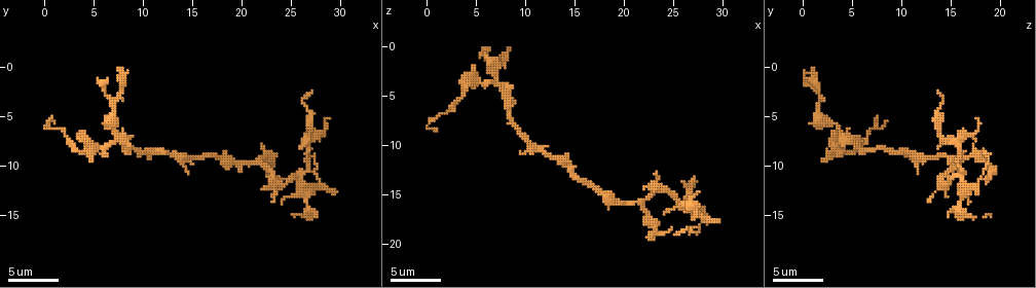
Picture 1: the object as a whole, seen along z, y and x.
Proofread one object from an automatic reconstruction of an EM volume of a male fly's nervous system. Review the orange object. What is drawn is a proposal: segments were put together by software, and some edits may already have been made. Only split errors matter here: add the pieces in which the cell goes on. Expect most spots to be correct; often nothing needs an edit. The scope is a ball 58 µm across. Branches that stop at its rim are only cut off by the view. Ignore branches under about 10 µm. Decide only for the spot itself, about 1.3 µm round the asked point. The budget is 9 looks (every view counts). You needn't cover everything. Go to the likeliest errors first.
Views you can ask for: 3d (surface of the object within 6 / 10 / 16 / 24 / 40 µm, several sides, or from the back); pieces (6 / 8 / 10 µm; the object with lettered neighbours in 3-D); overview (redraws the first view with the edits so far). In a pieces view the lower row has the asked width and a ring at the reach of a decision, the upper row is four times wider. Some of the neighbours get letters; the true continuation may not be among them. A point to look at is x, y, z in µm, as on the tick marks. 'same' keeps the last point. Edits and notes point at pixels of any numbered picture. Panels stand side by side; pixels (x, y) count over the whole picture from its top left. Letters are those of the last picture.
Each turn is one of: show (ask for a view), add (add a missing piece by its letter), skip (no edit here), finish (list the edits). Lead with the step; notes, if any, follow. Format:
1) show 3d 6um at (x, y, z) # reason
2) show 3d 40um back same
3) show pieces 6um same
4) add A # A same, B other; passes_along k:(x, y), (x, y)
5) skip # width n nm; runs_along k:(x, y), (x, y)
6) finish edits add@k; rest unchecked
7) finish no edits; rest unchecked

show pieces 8um at (5.4, 1.2, 1.2)

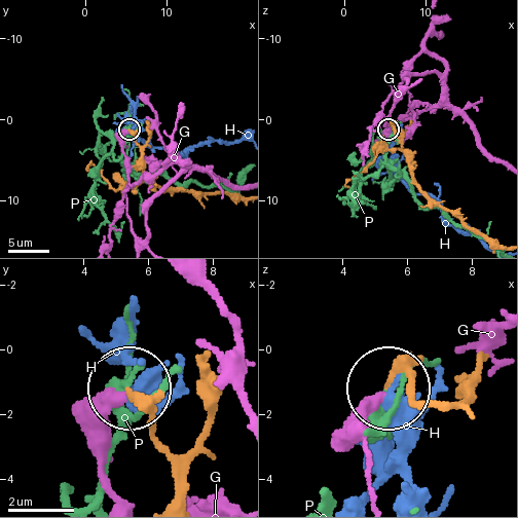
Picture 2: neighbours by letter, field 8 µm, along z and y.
skip # G other, H other, P other; runs_along 2:(178, 494), (175, 461), (131, 390); none of them fits

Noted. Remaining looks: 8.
show pieces 10um at (0.8, 5.8, 8.4) # long arm stops here

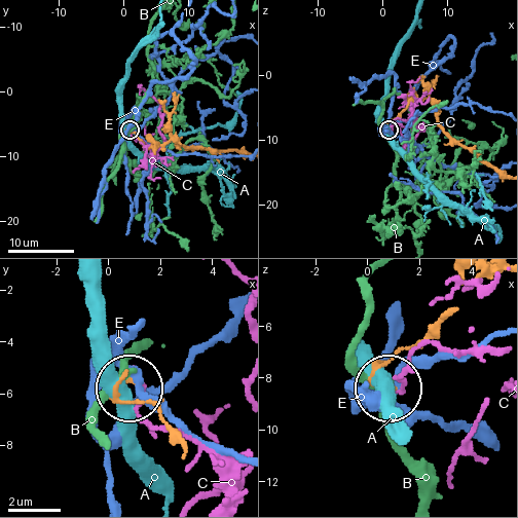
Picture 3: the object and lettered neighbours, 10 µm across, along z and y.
skip # width 100 nm; A other, B other, C other, E other; no lettered piece goes on from it

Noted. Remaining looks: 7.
show pieces 8um at (28.6, 5.2, 17.6) # thin end

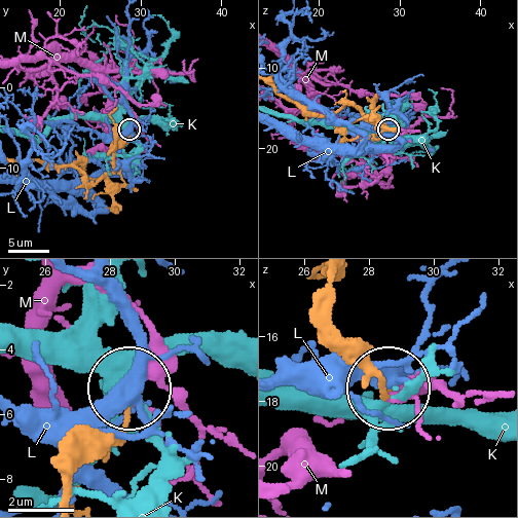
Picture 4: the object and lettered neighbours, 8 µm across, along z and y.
skip # K other, L other, M other; runs_along 4:(35, 160), (76, 168), (95, 182), (112, 171), (128, 131); none of them fits

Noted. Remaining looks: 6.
show pieces 8um at (26.8, 2.8, 14.2) # an open end

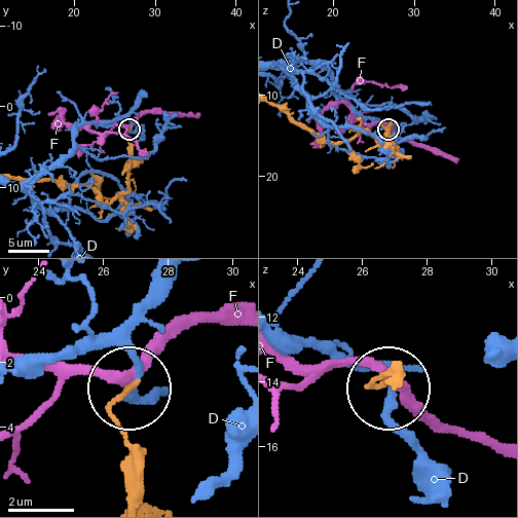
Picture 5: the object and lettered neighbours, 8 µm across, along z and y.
skip # width 140 nm; D other, F other; runs_along 5:(132, 501), (132, 459), (112, 417), (120, 396); no lettered piece goes on from it

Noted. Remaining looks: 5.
finish no edits; rest unchecked

